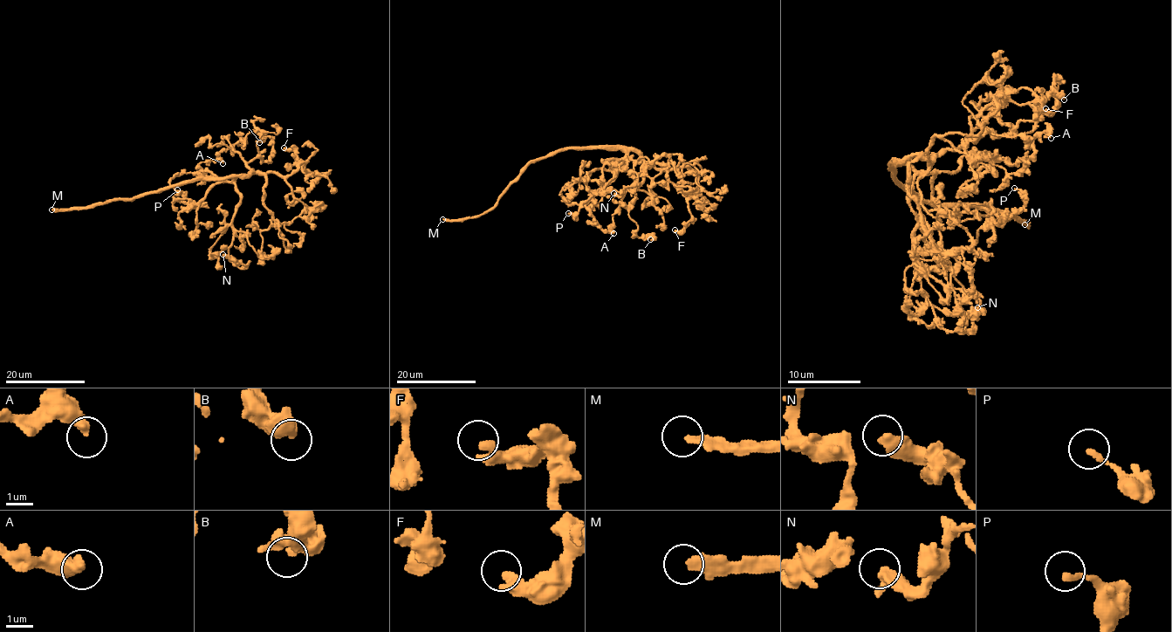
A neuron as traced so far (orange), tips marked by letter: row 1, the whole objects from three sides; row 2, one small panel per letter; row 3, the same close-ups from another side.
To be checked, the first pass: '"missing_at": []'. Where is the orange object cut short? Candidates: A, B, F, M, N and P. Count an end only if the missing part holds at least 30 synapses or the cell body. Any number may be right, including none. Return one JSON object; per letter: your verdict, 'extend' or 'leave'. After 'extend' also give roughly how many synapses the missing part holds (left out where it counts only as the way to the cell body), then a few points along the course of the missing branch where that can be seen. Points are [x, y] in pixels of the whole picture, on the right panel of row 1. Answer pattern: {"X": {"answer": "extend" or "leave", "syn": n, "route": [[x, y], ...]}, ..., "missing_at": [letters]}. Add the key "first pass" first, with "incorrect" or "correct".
{"first pass": "incorrect", "A": {"answer": "leave"}, "B": {"answer": "leave"}, "F": {"answer": "leave"}, "M": {"answer": "extend", "syn": 100, "route": [[1024, 224], [1012, 211], [931, 186], [903, 268], [861, 299], [804, 319]]}, "N": {"answer": "leave"}, "P": {"answer": "leave"}, "missing_at": ["M"]}

